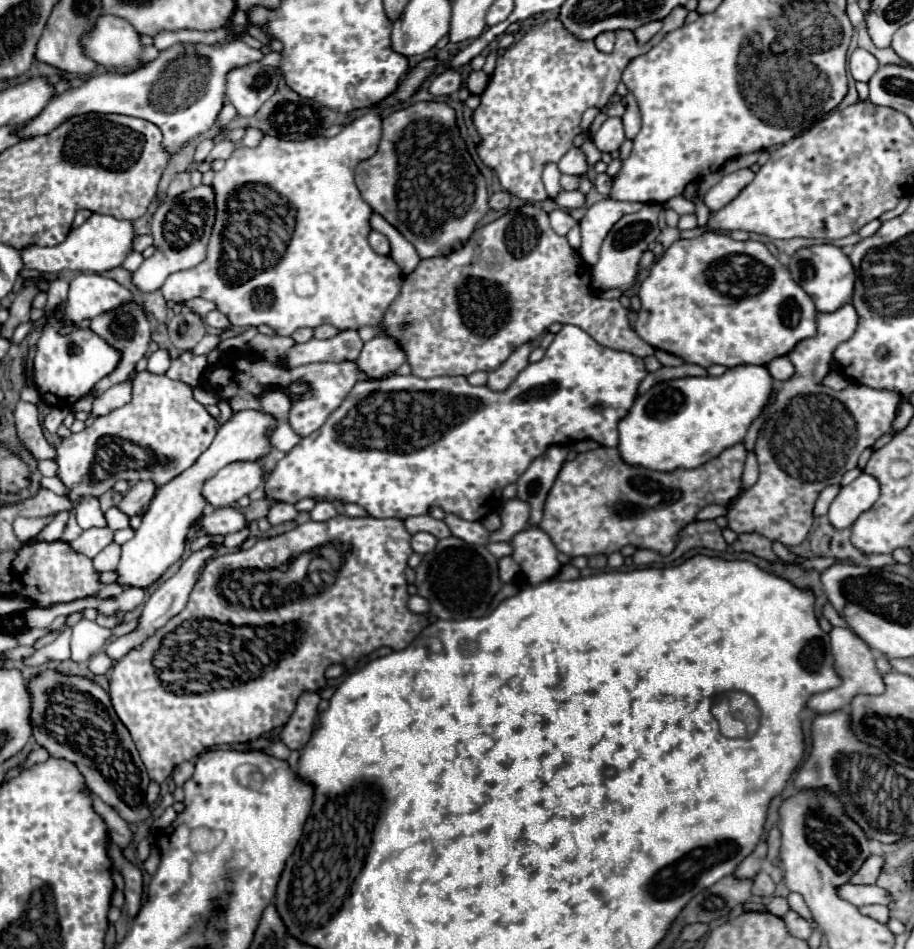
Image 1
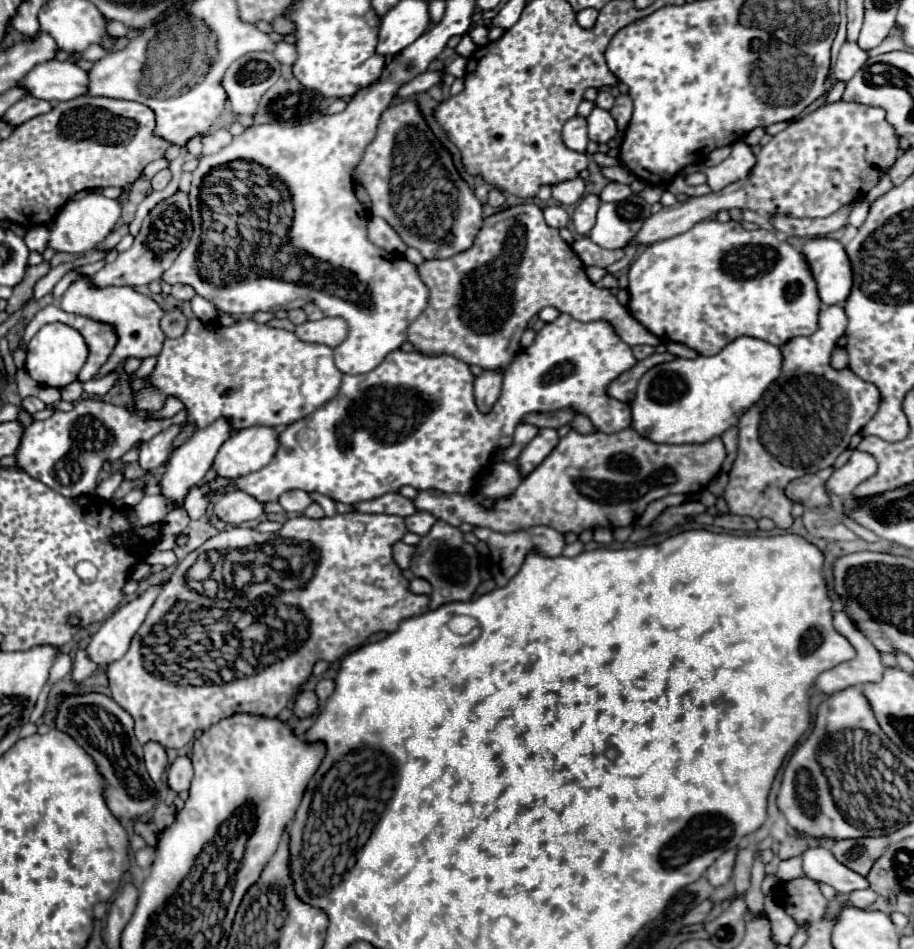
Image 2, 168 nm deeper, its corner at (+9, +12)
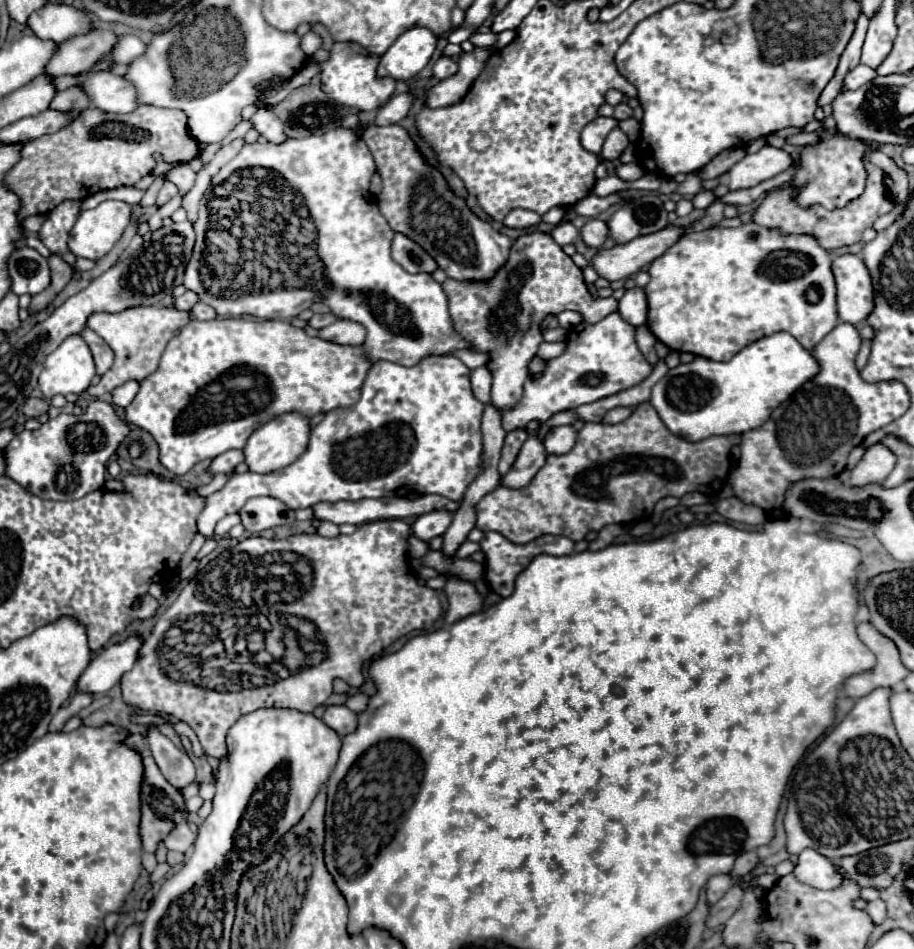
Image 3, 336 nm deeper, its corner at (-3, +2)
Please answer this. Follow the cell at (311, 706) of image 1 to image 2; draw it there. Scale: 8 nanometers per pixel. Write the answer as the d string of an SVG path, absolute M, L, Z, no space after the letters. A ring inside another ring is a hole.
M301 691L295 699L293 713L297 719L307 719L307 717L317 717L319 715L319 699L313 691Z

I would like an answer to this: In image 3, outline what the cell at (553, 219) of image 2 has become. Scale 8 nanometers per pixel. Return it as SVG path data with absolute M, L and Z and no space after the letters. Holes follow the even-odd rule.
M571 221L567 223L561 223L561 225L555 225L553 231L551 231L553 239L559 243L559 245L567 245L567 243L575 243L577 237L579 237L579 231L575 229L575 225Z

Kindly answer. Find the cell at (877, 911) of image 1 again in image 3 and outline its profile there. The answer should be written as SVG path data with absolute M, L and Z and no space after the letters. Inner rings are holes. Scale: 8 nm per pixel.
M875 899L875 901L867 903L867 909L865 911L873 919L873 923L883 923L885 917L887 917L887 909L885 909L885 903L881 899Z

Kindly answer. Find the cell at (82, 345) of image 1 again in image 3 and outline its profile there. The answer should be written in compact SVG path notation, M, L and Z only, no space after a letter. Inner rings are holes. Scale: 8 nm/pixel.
M79 335L67 337L47 355L39 375L39 389L47 399L53 395L83 393L95 377L95 363L87 343Z

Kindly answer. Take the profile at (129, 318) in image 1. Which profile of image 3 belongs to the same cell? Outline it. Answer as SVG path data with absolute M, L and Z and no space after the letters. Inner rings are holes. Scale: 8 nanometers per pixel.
M87 327L83 329L81 337L83 337L83 341L89 345L89 349L93 353L93 359L95 359L95 365L97 365L97 375L103 375L105 371L109 371L111 365L113 365L113 361L115 361L113 349L97 333L93 333Z

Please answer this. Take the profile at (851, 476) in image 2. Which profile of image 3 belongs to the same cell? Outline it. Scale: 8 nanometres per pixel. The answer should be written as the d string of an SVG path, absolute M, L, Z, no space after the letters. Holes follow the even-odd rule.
M881 443L873 445L867 449L863 459L855 465L851 471L851 487L865 487L865 485L881 485L885 477L893 471L895 467L895 455L889 453Z

